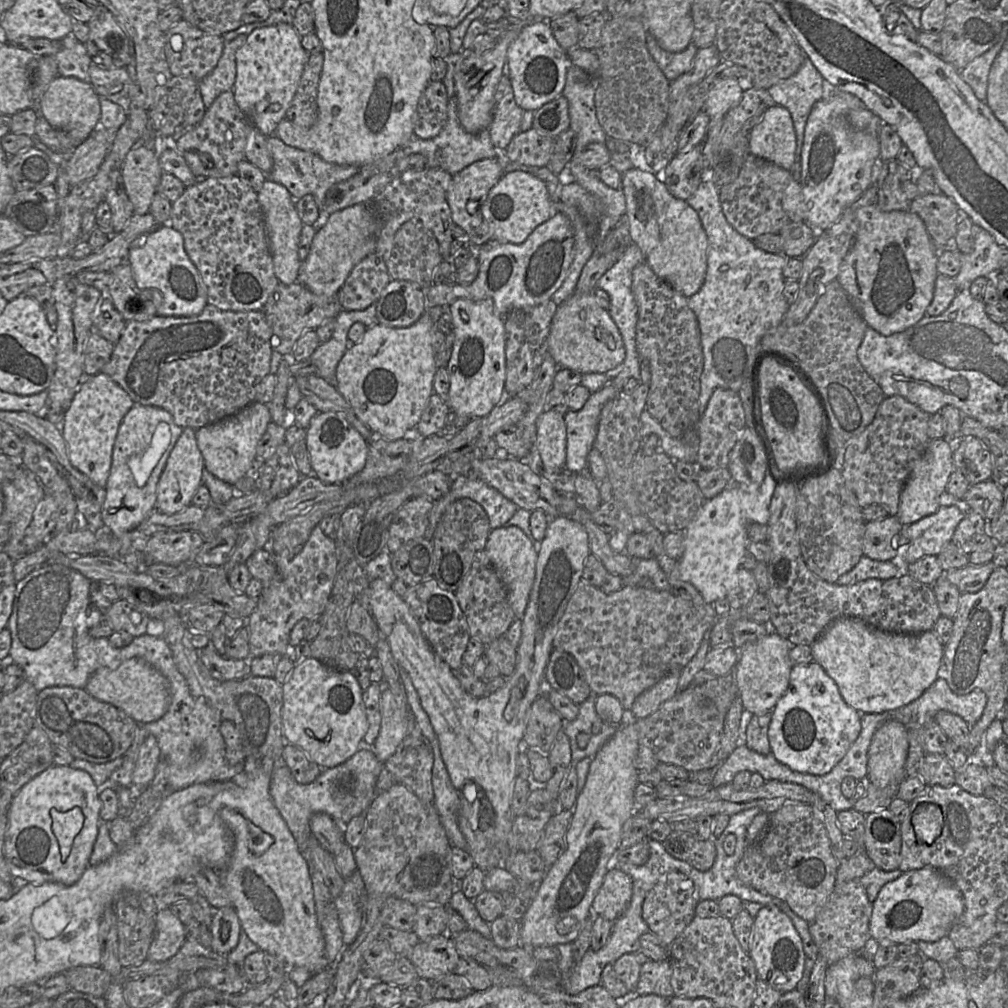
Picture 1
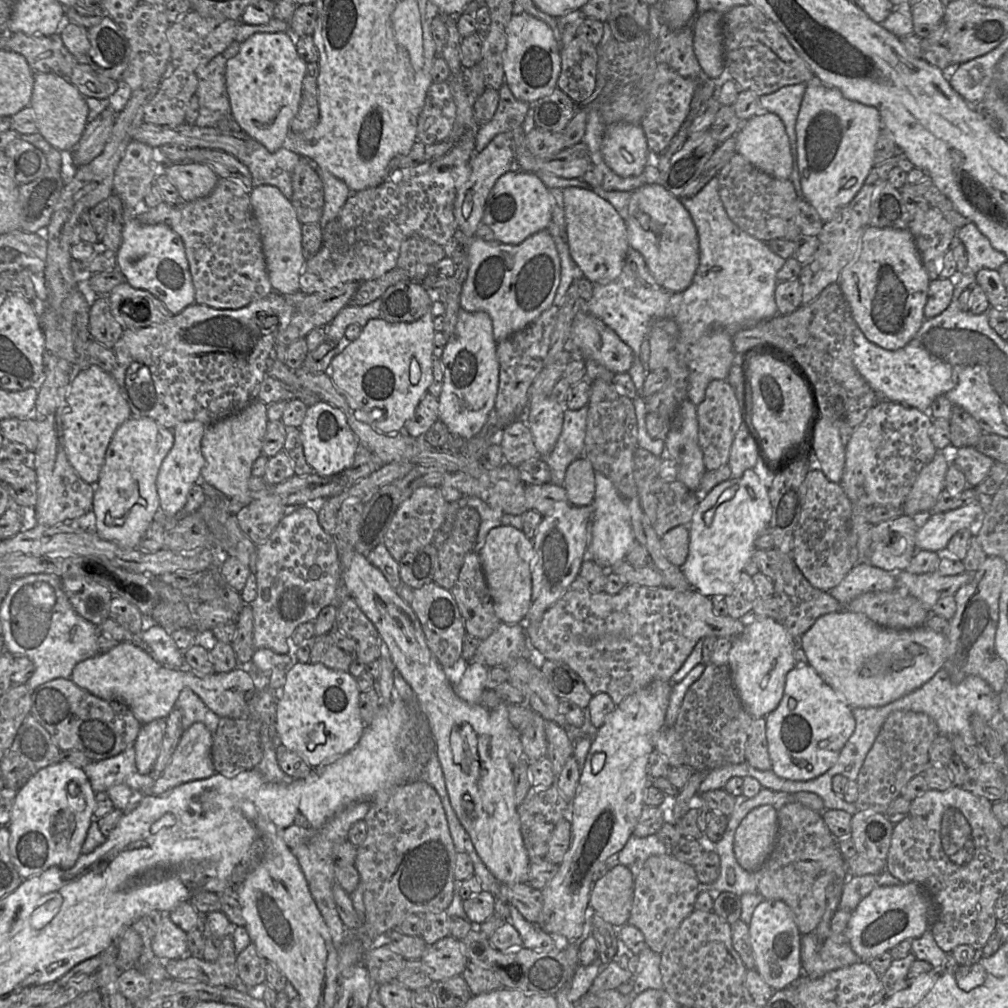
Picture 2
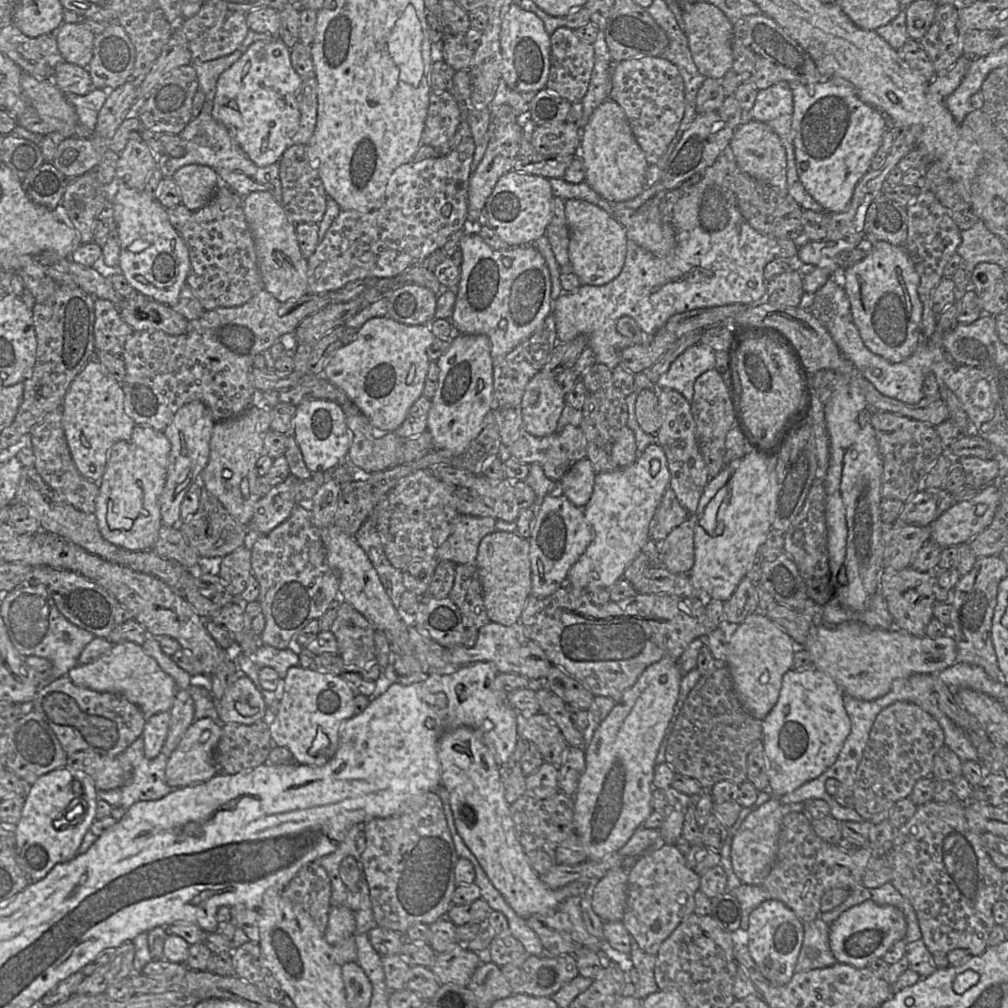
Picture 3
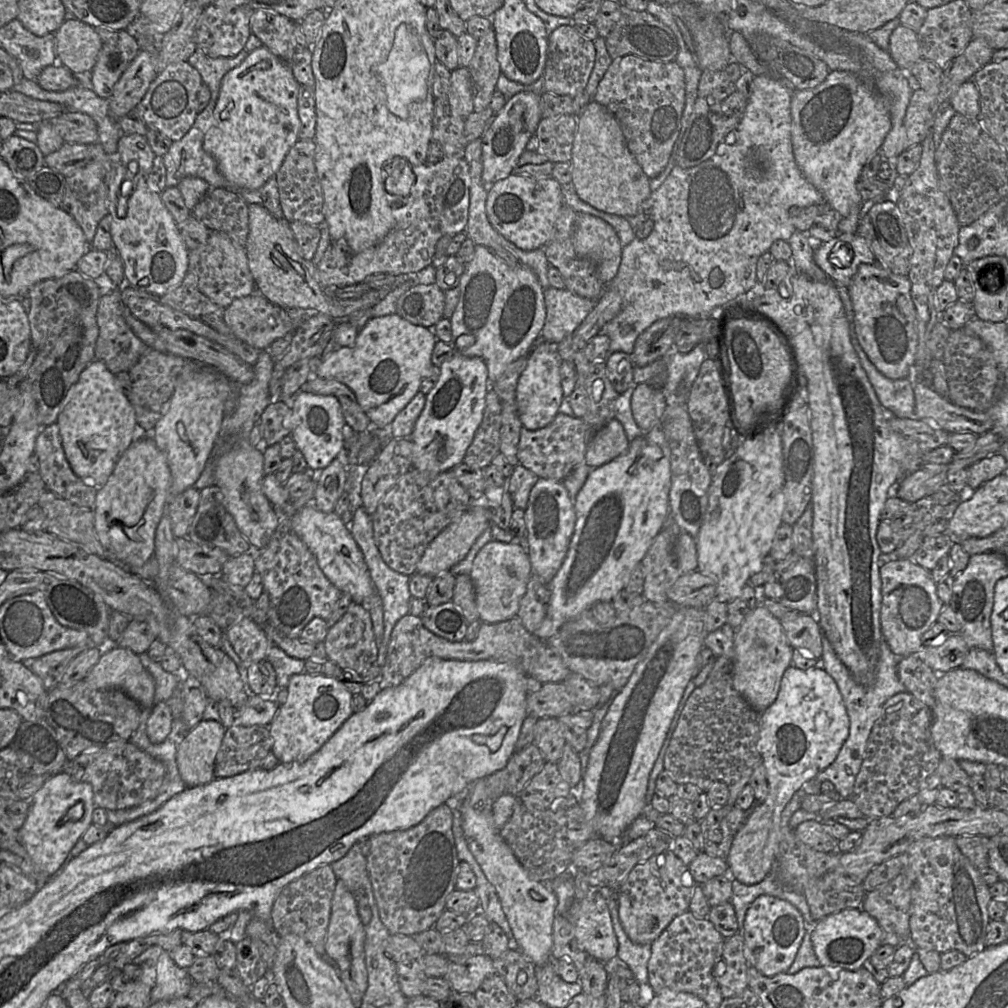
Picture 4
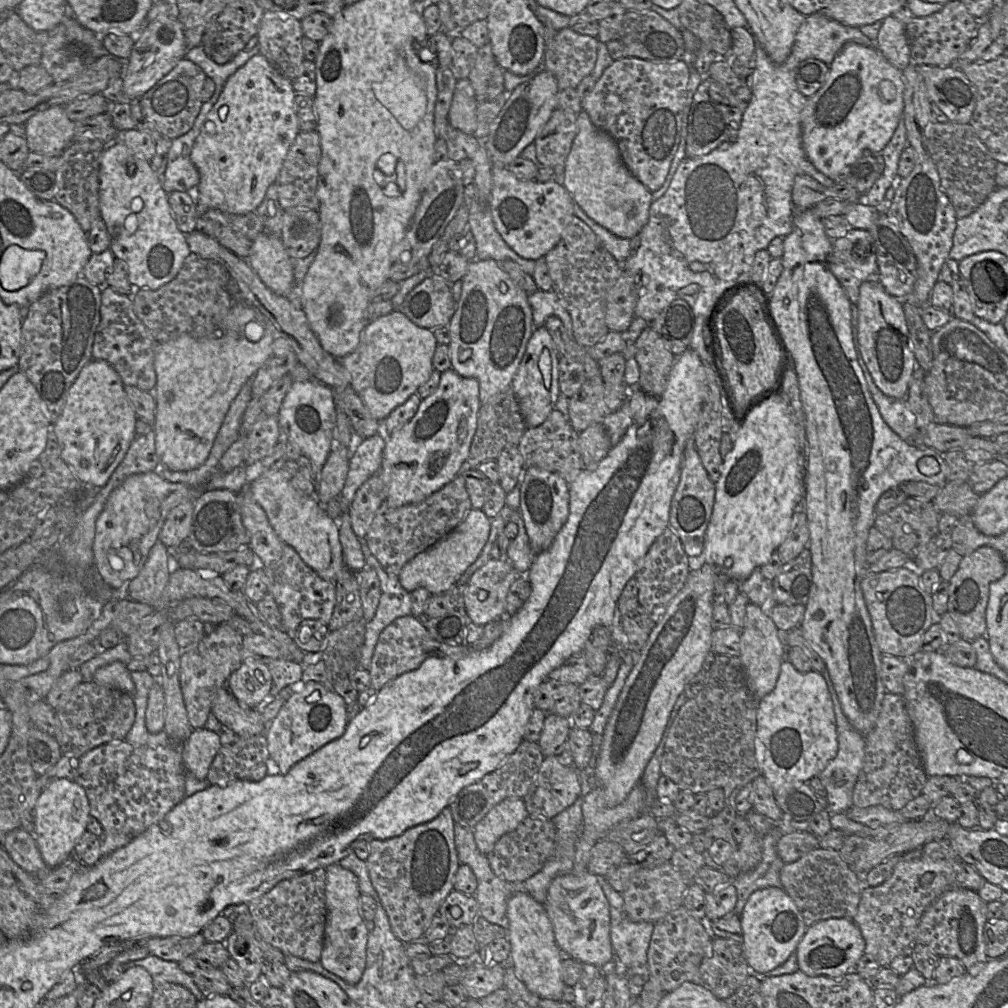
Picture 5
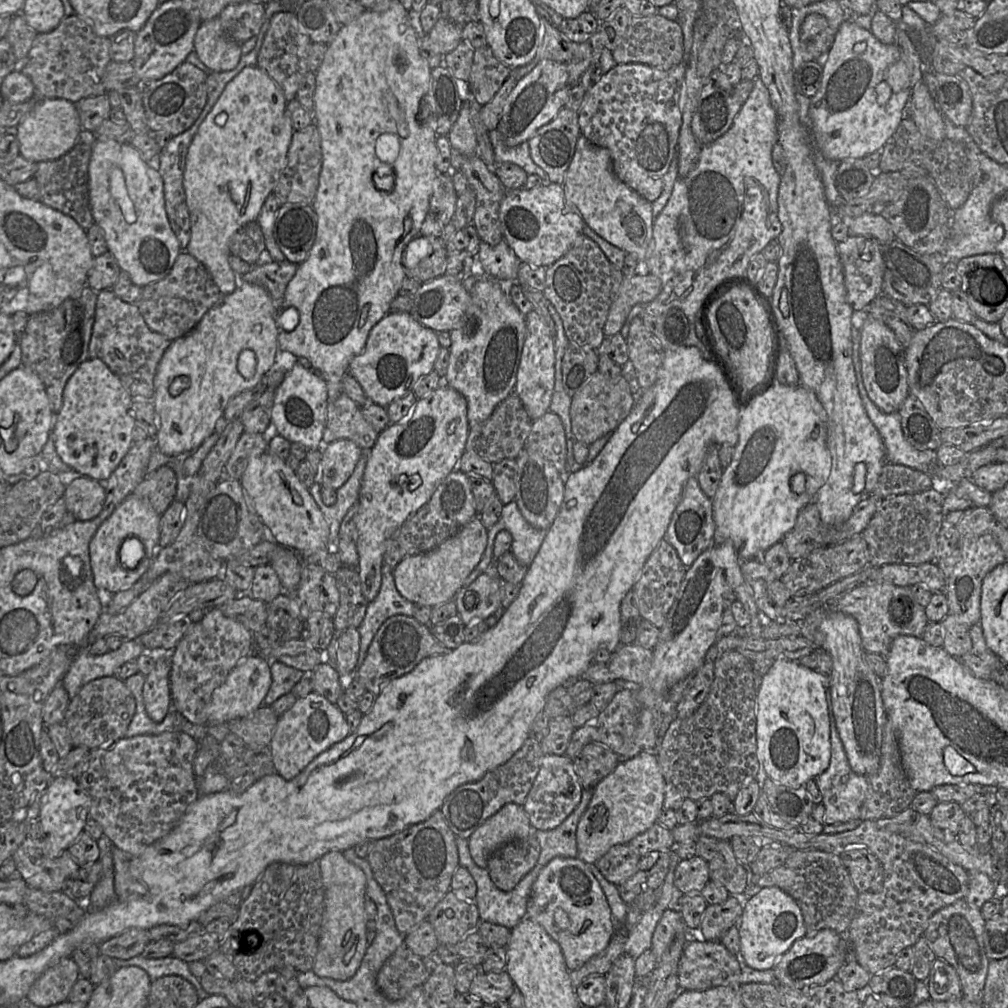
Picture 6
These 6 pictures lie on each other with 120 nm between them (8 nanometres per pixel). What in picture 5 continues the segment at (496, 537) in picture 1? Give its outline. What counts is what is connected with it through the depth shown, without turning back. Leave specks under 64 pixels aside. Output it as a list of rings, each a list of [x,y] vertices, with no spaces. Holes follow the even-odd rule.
[[[509,558],[508,561],[489,559],[486,564],[476,570],[462,588],[462,606],[468,620],[485,626],[502,616],[506,612],[509,588],[519,575],[520,573],[514,568]]]

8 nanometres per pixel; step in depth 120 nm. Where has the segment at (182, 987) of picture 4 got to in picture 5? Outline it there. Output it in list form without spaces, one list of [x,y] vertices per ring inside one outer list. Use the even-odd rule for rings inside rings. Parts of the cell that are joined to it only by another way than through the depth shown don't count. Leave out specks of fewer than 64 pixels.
[[[149,954],[143,959],[125,963],[123,966],[126,970],[137,966],[145,968],[152,977],[154,988],[166,983],[174,983],[187,988],[197,1000],[205,998],[194,982],[192,975],[186,973],[176,961],[166,961]]]

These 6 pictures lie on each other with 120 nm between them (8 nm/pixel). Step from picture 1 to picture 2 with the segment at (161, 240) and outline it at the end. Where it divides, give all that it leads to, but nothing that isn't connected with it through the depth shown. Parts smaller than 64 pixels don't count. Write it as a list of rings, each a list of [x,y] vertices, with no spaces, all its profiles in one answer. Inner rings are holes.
[[[124,205],[124,227],[122,243],[117,251],[117,266],[126,281],[136,289],[144,289],[163,302],[166,309],[177,315],[195,303],[195,289],[186,257],[183,241],[179,234],[166,224],[146,225],[139,222]]]

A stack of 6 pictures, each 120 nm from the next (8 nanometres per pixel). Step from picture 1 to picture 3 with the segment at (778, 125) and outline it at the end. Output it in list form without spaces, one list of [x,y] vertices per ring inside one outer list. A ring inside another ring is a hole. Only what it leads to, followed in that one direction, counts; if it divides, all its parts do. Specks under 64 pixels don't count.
[[[744,119],[743,122],[734,129],[729,147],[734,155],[738,168],[743,173],[774,189],[787,192],[786,152],[778,135],[770,126],[762,122]]]

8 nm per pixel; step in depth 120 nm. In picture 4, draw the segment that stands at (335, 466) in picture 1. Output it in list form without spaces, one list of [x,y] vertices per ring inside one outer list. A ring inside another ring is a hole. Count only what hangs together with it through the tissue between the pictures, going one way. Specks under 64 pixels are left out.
[[[299,391],[292,403],[288,405],[292,411],[290,416],[290,436],[313,471],[312,479],[316,483],[319,473],[326,468],[344,447],[343,427],[345,421],[339,401],[334,396],[324,396]]]

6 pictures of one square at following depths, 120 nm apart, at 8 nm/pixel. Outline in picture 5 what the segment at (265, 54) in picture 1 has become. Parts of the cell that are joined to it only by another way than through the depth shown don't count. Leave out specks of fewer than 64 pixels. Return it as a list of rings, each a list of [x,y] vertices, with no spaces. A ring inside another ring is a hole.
[[[260,53],[226,80],[191,151],[191,161],[200,175],[193,193],[198,208],[245,214],[261,204],[300,131],[292,82]]]

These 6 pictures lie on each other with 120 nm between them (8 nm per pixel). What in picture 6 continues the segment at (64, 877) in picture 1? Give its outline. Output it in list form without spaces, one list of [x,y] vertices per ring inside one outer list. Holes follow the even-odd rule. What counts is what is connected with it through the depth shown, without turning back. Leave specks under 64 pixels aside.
[[[51,778],[40,799],[38,820],[44,832],[45,849],[50,858],[58,857],[78,839],[89,817],[91,799],[76,779]]]

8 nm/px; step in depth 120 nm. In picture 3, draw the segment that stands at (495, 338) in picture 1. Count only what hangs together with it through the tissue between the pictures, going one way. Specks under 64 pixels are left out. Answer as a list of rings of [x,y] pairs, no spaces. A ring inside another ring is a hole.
[[[458,334],[449,349],[437,360],[439,380],[427,418],[436,450],[462,454],[480,434],[483,422],[491,409],[493,393],[493,361],[489,337],[484,334]]]

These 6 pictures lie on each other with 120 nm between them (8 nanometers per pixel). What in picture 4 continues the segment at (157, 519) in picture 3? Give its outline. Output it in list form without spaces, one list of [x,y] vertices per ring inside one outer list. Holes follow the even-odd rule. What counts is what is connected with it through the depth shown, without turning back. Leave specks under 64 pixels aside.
[[[151,436],[134,439],[118,458],[103,487],[97,488],[94,529],[111,560],[142,566],[154,554],[155,533],[169,502],[172,477],[167,458]]]

